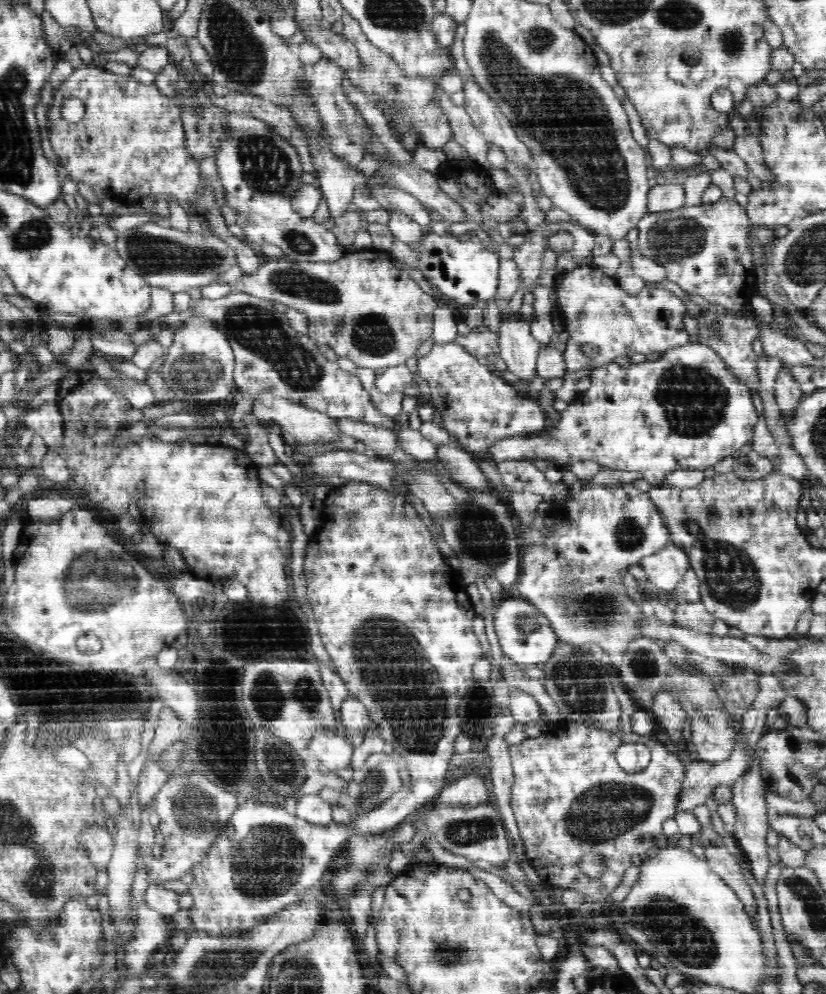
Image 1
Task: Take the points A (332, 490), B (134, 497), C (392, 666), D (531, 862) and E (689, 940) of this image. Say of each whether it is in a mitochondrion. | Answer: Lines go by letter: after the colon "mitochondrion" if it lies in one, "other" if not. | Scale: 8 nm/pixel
A: other
B: other
C: mitochondrion
D: other
E: mitochondrion

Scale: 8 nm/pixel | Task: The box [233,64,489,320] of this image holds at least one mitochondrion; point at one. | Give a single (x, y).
(312, 289)

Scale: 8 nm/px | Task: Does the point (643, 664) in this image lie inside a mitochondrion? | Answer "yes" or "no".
yes

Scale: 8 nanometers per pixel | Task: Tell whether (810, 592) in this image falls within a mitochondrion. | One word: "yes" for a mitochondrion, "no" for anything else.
no

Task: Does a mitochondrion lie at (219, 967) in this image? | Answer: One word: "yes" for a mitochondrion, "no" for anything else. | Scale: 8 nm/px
yes

